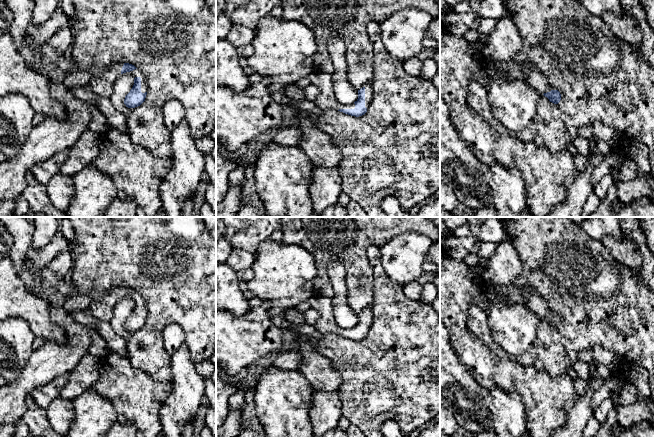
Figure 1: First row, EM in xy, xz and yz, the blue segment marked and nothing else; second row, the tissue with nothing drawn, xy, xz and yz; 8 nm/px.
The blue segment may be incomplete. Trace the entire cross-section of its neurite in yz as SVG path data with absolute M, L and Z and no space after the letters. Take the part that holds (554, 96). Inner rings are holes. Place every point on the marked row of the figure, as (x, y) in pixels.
M523 63L523 71L526 81L539 93L543 94L550 102L558 104L561 100L561 94L558 90L554 90L549 84L548 79L539 72L532 64Z

